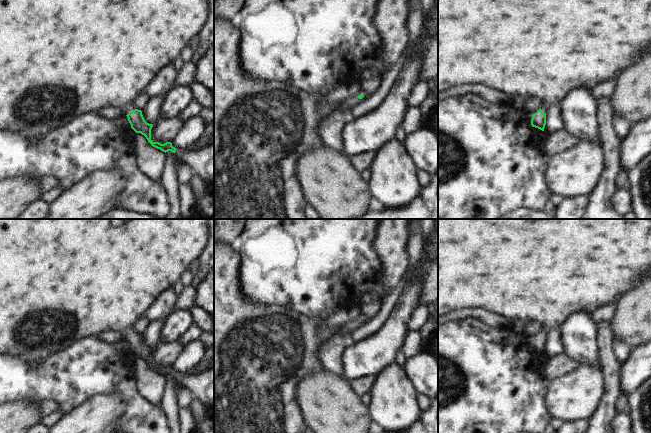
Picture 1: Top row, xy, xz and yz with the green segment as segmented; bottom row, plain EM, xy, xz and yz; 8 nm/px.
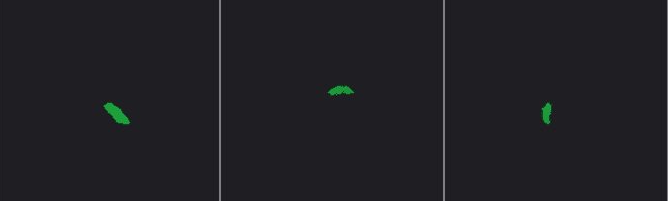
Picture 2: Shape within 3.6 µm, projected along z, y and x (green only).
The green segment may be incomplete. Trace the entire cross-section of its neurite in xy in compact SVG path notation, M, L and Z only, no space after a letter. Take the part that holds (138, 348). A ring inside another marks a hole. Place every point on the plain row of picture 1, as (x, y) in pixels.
M0 219L0 355L21 356L31 362L40 361L68 348L73 342L112 330L122 333L131 352L144 359L153 371L165 377L173 376L176 383L190 391L192 399L197 399L207 409L214 409L214 368L208 368L197 375L189 375L184 371L177 373L171 366L153 366L153 348L147 347L142 335L131 329L156 298L172 288L183 272L189 271L190 265L198 260L205 248L208 236L208 219Z

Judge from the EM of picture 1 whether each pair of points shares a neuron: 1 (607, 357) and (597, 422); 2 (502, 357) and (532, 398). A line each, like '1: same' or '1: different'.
1: same
2: same

